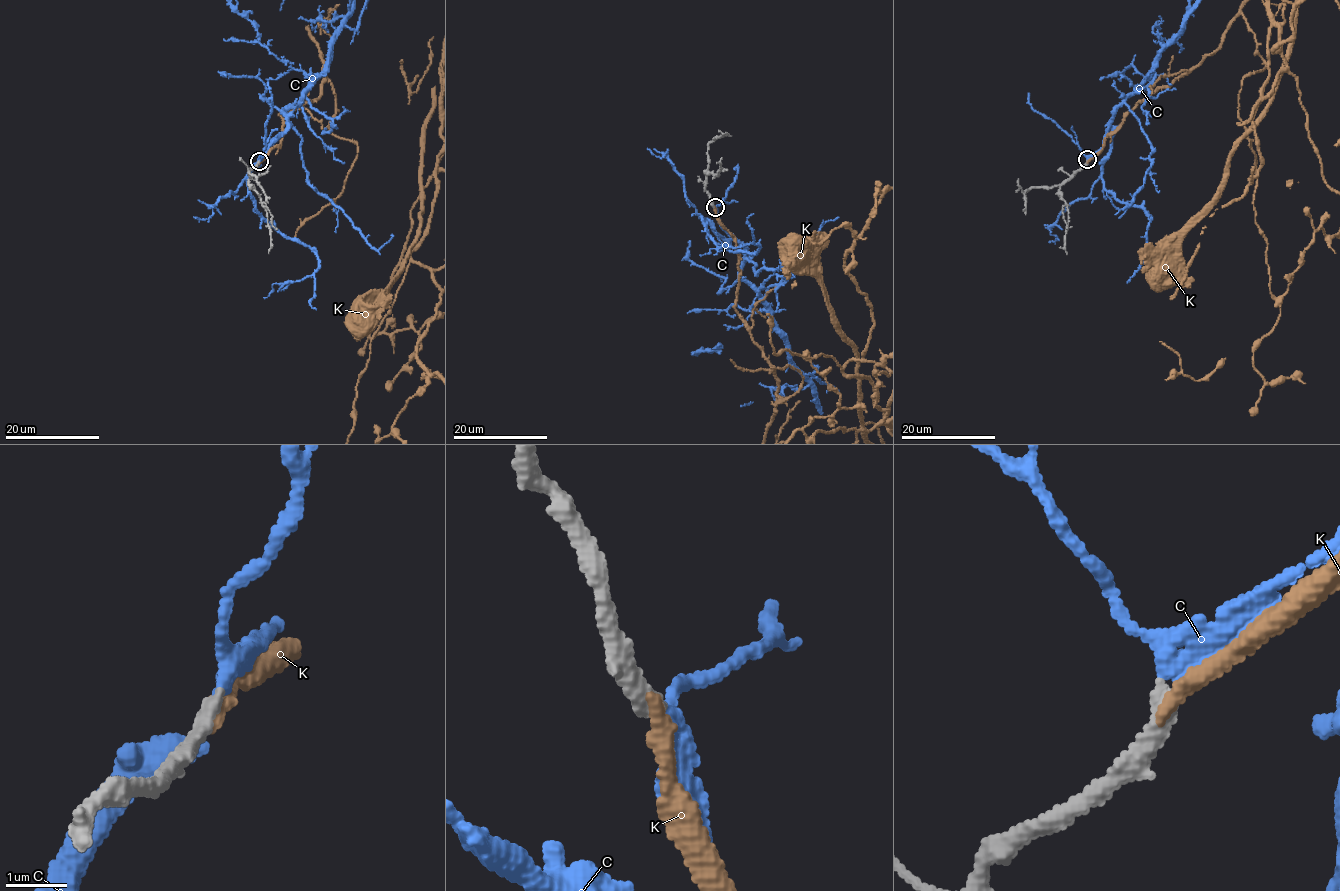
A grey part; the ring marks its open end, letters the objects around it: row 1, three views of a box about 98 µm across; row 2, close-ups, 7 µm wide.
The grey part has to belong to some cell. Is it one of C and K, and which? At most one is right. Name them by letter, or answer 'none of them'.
C

